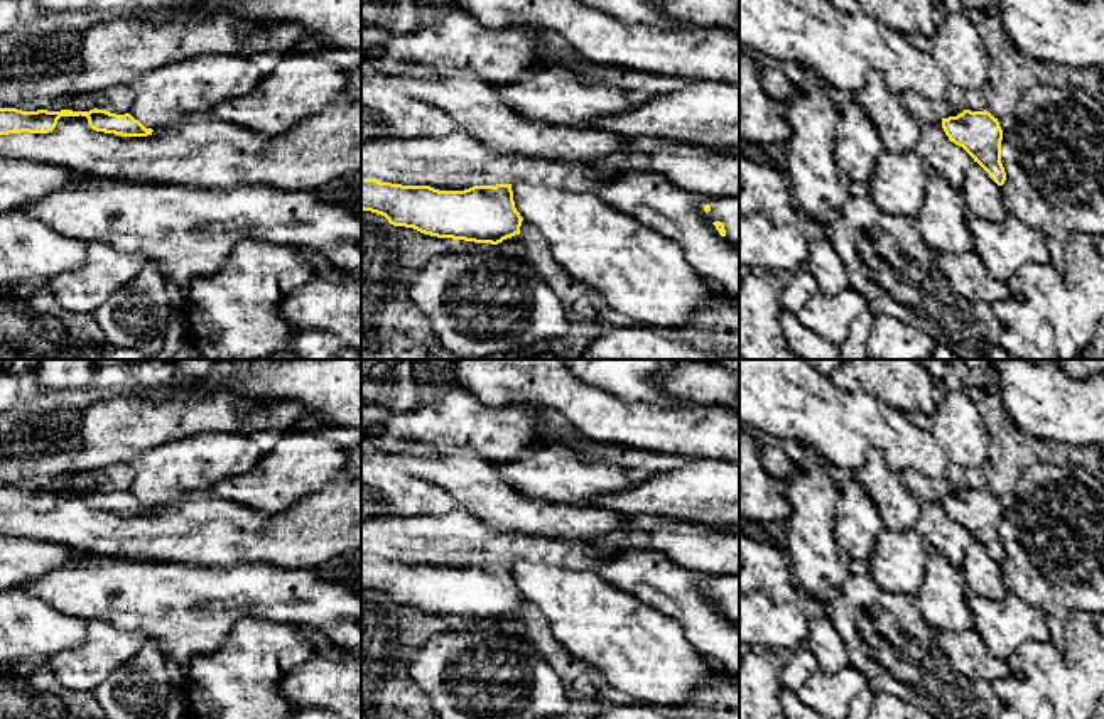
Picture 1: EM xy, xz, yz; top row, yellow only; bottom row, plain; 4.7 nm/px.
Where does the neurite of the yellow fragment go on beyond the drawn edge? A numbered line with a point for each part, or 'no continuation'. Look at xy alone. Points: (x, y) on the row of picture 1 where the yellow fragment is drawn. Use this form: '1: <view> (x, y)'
no continuation

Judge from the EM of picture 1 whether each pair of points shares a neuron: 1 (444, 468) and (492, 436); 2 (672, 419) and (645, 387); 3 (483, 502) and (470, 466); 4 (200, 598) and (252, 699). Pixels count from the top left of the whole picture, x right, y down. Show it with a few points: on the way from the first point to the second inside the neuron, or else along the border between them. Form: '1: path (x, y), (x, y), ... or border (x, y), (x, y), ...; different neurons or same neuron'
1: border (429, 456), (475, 453), (495, 463); different neurons
2: border (622, 397), (659, 405), (692, 404); different neurons
3: path (483, 493), (470, 475); same neuron
4: border (255, 620), (240, 620), (216, 650), (189, 664); different neurons

